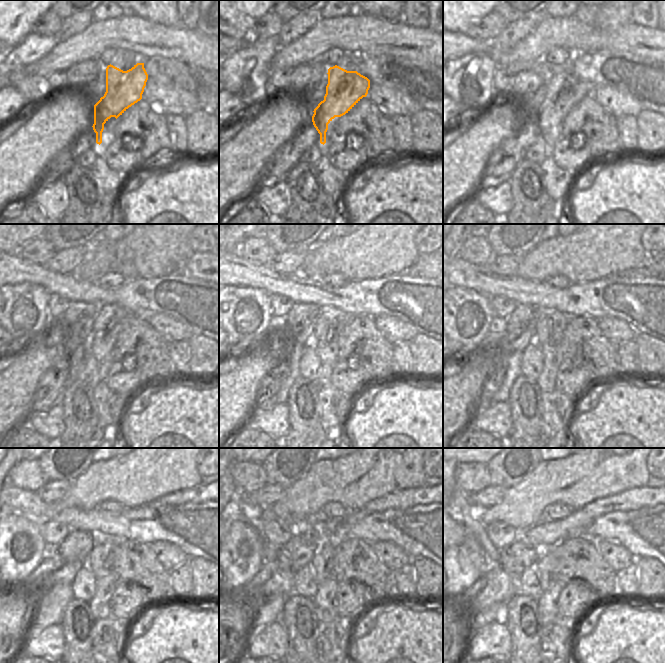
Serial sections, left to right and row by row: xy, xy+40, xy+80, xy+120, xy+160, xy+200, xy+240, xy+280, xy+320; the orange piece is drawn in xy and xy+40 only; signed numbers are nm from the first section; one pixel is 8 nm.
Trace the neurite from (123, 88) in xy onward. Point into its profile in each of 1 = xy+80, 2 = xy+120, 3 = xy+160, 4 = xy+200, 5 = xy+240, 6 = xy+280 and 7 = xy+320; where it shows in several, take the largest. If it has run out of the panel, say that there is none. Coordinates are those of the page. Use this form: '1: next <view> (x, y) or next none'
1: next xy+80 (564, 90)
2: next xy+120 (111, 319)
3: next xy+160 (329, 325)
4: next xy+200 (549, 329)
5: next xy+240 (101, 560)
6: next xy+280 (322, 564)
7: next xy+320 (545, 566)

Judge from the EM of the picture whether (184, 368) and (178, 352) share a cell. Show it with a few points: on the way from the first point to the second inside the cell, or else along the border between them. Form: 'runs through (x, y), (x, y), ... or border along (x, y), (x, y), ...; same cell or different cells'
runs through (181, 364), (180, 356); same cell

